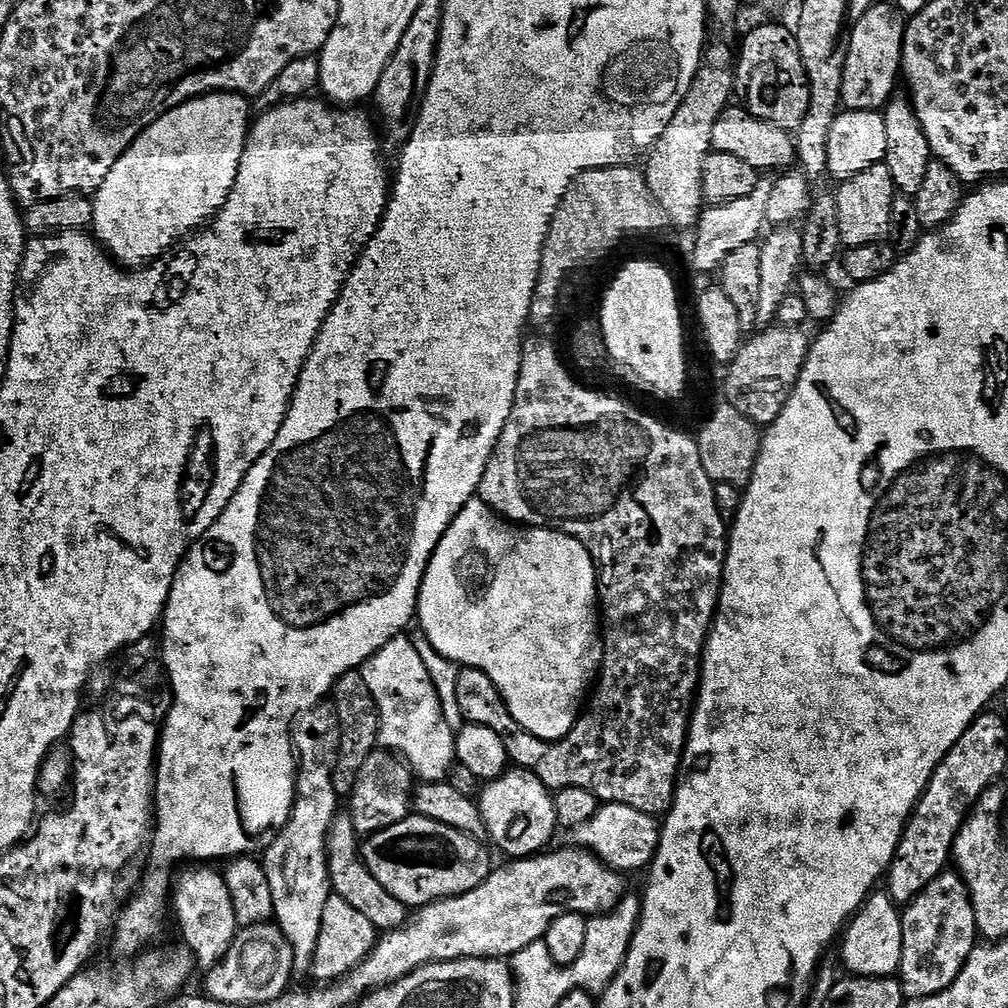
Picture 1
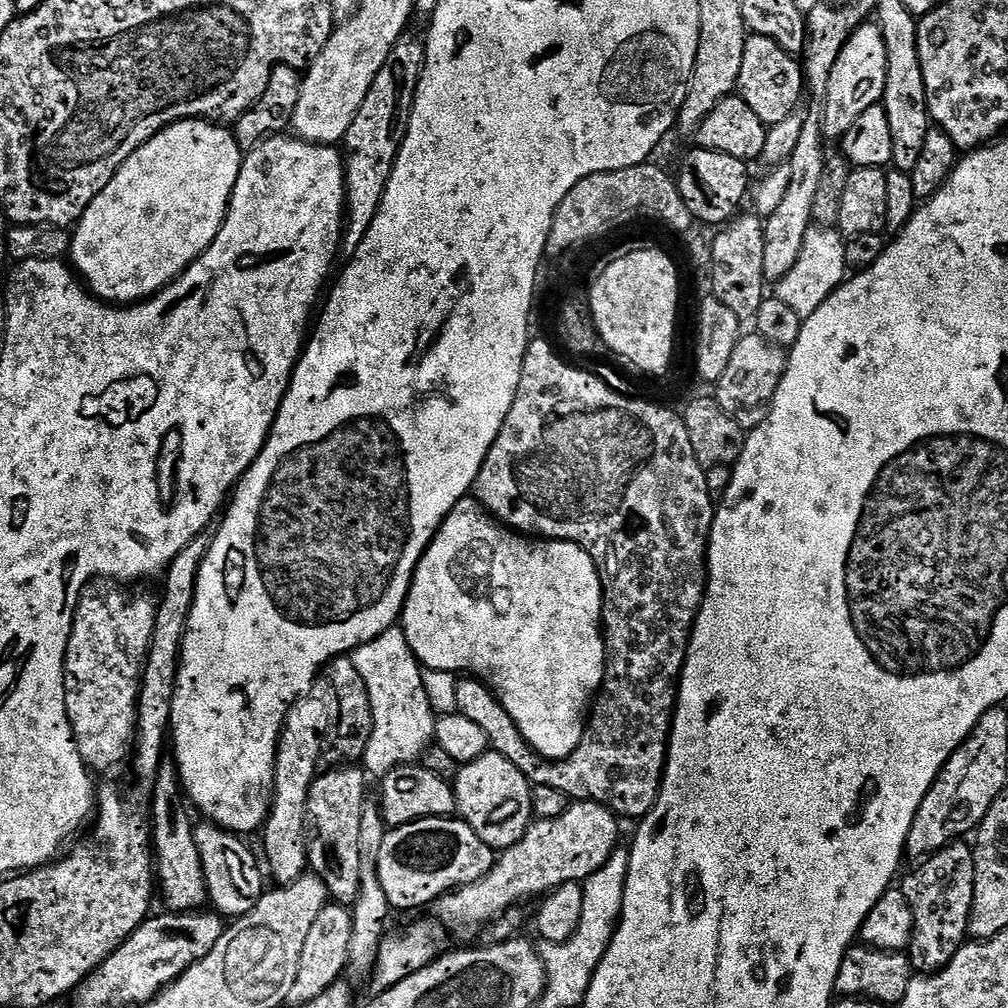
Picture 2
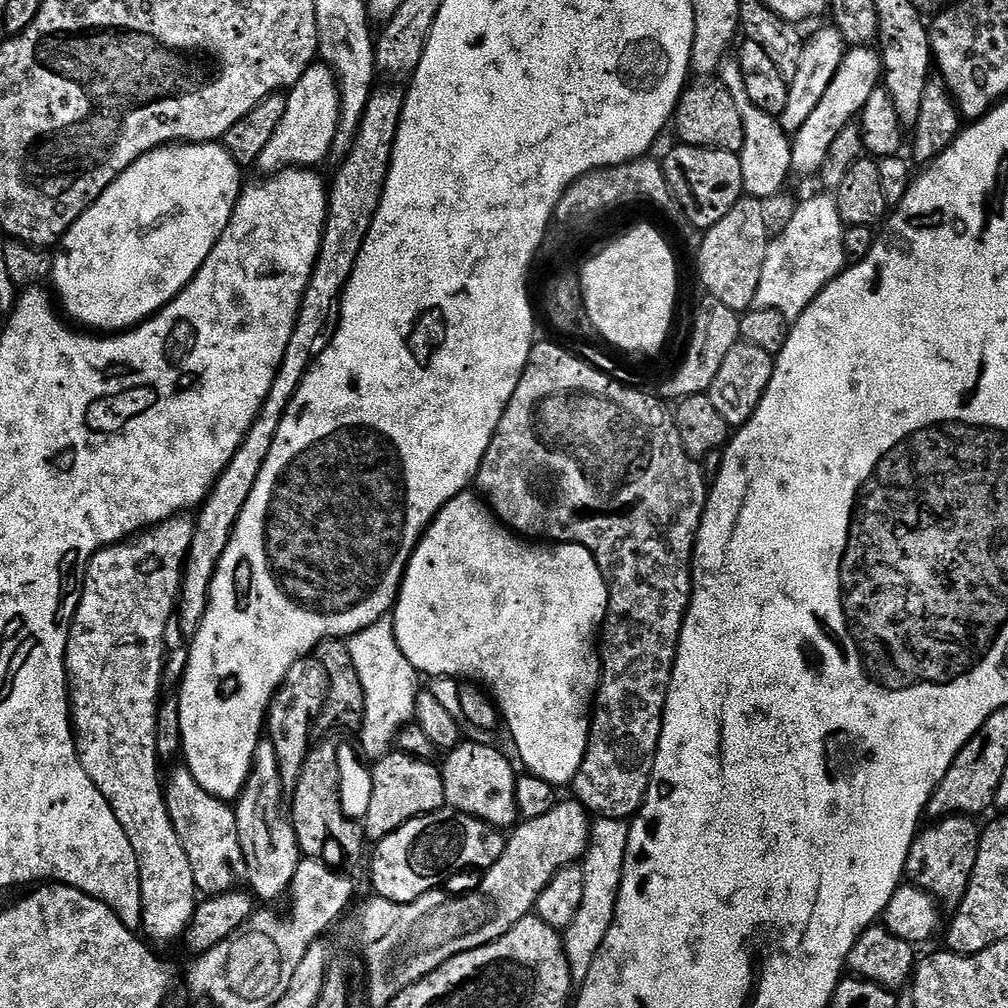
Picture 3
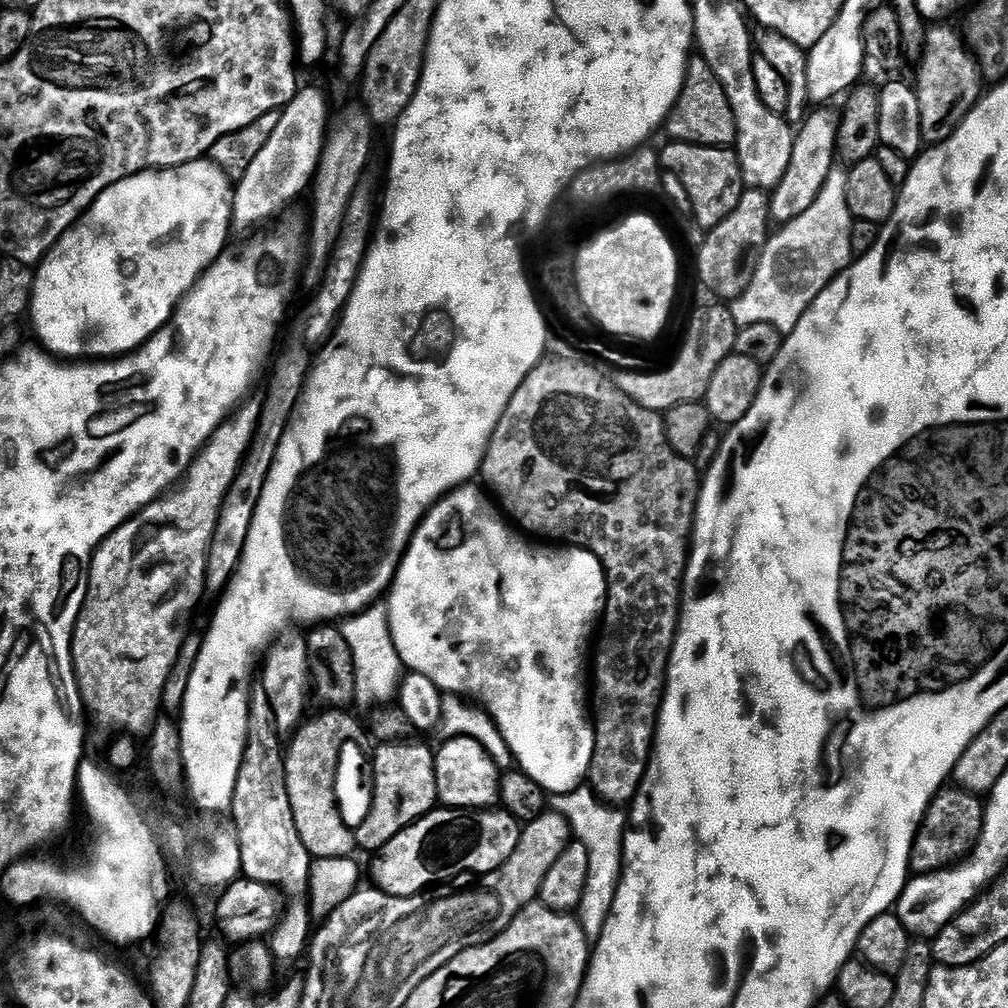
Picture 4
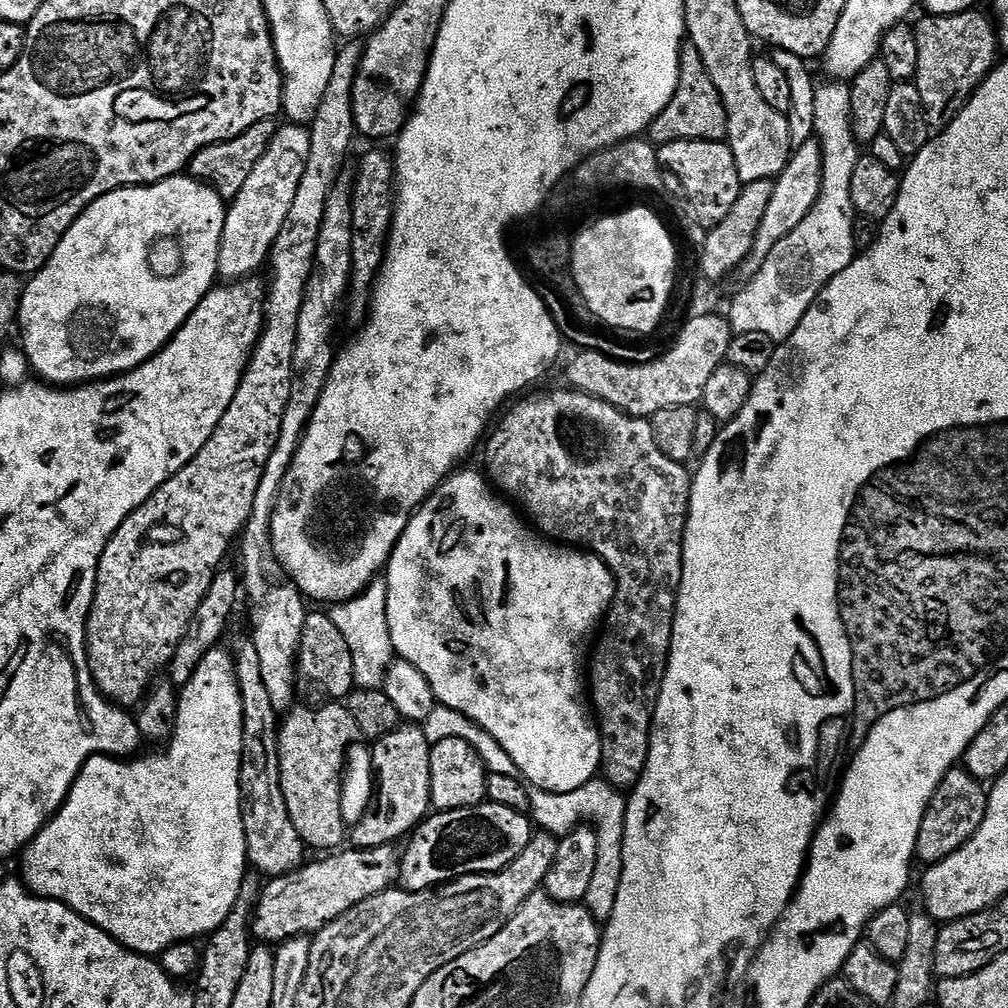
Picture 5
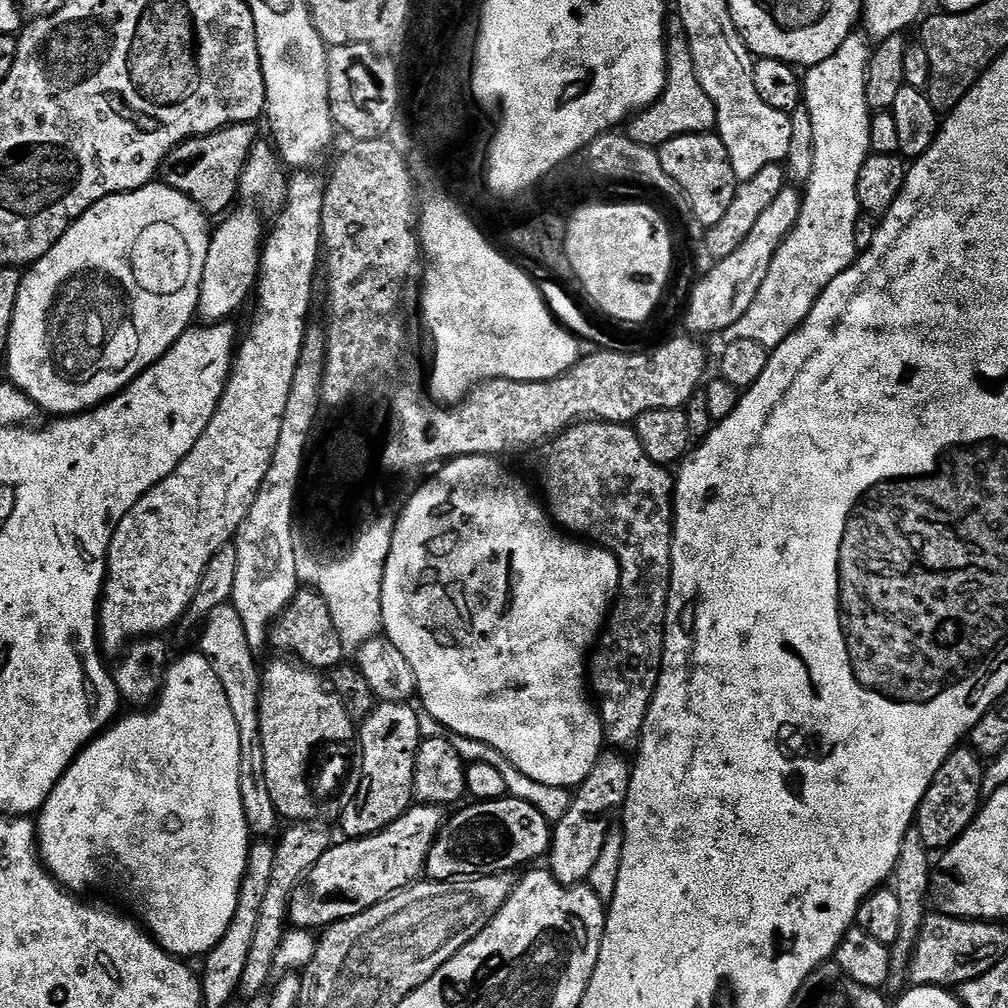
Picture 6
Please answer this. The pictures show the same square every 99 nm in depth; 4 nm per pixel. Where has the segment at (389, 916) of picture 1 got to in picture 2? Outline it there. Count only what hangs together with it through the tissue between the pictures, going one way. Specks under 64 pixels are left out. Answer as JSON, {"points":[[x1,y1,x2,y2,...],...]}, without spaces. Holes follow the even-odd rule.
{"points":[[344,766,333,772,321,771,312,784,312,799,308,802,308,819,314,839,310,844,310,868,327,885,329,893,339,903,348,906,360,894,360,879,362,878,362,846,358,838,362,835,362,818,364,817,364,780,366,776,359,767]]}

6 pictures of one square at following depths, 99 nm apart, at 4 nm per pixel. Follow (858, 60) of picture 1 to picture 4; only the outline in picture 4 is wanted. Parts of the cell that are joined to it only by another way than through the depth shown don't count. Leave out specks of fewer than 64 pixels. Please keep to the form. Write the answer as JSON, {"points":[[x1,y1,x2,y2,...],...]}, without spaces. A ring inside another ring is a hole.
{"points":[[816,110,812,116,799,125,794,136,794,150,790,154,790,166,786,166,786,174,782,174,782,182,771,193,770,203,772,206,772,220,787,222,798,218,818,198,826,178,834,171,836,161,835,136,839,128,837,113,822,112,826,110]]}

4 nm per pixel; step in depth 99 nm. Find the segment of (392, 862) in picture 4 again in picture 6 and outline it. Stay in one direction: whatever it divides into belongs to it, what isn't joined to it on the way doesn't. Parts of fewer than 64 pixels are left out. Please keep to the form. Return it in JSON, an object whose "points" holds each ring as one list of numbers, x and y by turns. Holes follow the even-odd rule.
{"points":[[505,796,502,800,482,800,479,802,469,803,469,808,461,807,459,810,461,812,456,812,453,816,449,815,445,819,443,828,440,829,440,833,436,835,436,841,434,846,430,850,428,855,428,862,426,865,426,876,429,876,427,879,432,882,447,882,450,880,458,880,461,878,475,878,478,876,494,876,498,872,510,872,515,873,516,868,520,868,523,864,528,864,531,860,536,860,539,858,547,857,551,846,552,846,552,833,554,831,553,825,546,819,545,816,541,814,534,806,530,806,530,802,522,802,517,800,515,796]]}

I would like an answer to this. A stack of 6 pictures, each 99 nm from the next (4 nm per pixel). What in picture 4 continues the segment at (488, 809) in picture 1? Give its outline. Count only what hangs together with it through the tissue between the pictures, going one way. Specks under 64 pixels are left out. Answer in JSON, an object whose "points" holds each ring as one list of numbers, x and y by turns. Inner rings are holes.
{"points":[[453,735,439,749,435,749,436,757,436,799,443,807,457,810,488,810,499,801,500,778,502,769,494,758,488,755,487,750,477,740,475,735]]}

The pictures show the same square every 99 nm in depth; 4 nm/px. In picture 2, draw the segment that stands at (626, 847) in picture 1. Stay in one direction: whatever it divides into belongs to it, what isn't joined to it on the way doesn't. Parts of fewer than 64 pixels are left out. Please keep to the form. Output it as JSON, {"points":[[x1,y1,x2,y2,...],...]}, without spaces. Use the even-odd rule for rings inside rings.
{"points":[[592,800,569,803,558,818,537,819,518,843,499,853,491,872,483,876,484,892,480,892,480,900,484,900,484,908,504,916,517,907,519,900,541,897,563,884,587,880,606,866,621,843,619,823,615,812]]}

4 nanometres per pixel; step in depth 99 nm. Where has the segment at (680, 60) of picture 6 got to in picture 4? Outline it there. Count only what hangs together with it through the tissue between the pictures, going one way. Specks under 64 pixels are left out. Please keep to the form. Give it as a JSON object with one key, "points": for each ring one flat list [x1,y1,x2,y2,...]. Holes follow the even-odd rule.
{"points":[[699,54,693,55,688,61,688,71,684,73,684,85,666,121,666,132,667,128,672,135,669,137,681,144,727,148,736,143,734,110,730,110,726,90,722,90,722,82,718,82,704,57]]}

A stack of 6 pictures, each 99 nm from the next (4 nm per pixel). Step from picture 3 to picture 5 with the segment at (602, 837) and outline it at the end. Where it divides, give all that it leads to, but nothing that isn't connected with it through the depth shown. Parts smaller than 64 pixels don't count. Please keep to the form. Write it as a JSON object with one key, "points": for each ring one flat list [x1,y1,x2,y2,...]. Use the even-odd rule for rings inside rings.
{"points":[[593,778,590,783,578,786,578,790,569,792,529,791,528,806,531,819,534,821,535,827,540,830,551,828,568,830,581,822,590,822,598,838,598,862,594,866,594,878,590,881,590,890,586,890,586,898,583,903,593,918,598,922,606,922,614,910,614,902,622,878,624,815,628,809,625,797,607,780]]}

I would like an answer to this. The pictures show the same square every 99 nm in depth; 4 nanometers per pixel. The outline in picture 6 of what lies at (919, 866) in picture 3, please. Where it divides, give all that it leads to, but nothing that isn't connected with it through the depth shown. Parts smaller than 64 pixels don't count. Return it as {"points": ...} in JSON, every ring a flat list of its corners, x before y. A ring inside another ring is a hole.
{"points":[[968,746,955,748,946,762,942,762,930,790,926,790,922,798,914,821,914,827,918,834,922,834,922,842,929,850,951,848,952,843,976,821,982,807,985,771,985,761]]}

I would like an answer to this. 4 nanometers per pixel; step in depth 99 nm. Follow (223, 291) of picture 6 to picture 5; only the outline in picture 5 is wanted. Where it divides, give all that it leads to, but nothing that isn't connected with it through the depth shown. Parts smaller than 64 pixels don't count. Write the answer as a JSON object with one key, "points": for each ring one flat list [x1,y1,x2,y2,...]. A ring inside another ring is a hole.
{"points":[[295,122,285,125,285,128,284,125,277,127,266,154,262,154,258,166,250,170,246,186,242,186,240,193,227,205,216,267,217,273,225,281,239,282,256,274,263,264,265,267,274,242,286,222,286,214,290,214,290,202,294,200,310,154,310,138,307,127]]}

